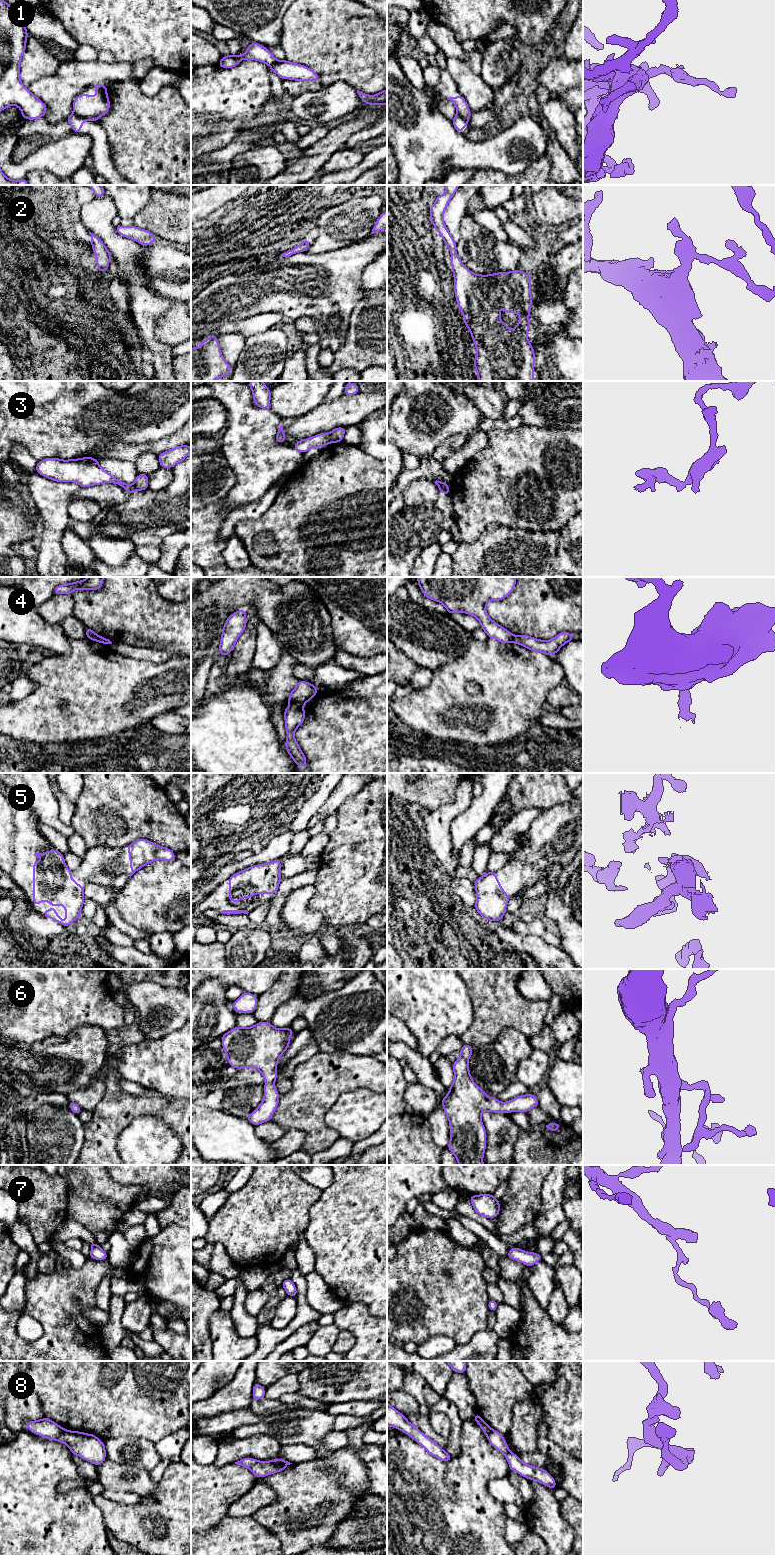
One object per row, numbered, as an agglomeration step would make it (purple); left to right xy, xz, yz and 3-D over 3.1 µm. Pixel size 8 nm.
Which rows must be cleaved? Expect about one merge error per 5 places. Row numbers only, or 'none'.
1, 3, 4, 8

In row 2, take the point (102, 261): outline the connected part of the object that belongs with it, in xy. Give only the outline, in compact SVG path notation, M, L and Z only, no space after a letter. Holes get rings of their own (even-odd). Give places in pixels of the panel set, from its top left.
M89 232L89 234L91 235L91 244L93 252L95 253L98 271L107 273L109 261L113 258L113 256L99 237L91 232Z

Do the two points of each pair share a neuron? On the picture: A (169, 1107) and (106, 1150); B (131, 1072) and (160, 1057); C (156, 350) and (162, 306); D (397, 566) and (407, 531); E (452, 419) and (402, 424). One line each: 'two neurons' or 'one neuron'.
A: one neuron
B: one neuron
C: one neuron
D: one neuron
E: one neuron

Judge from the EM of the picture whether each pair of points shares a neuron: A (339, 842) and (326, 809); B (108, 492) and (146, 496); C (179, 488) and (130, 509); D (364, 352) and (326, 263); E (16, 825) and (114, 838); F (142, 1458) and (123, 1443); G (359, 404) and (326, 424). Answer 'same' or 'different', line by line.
A: different
B: different
C: same
D: different
E: different
F: same
G: same

